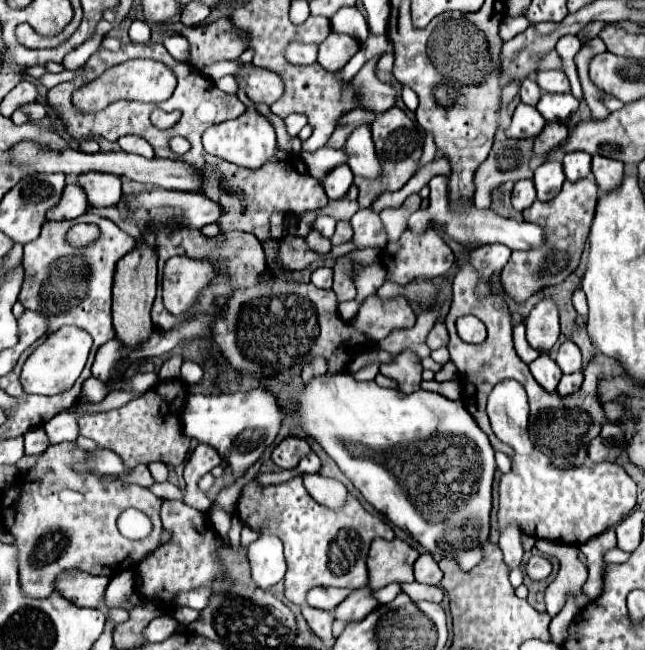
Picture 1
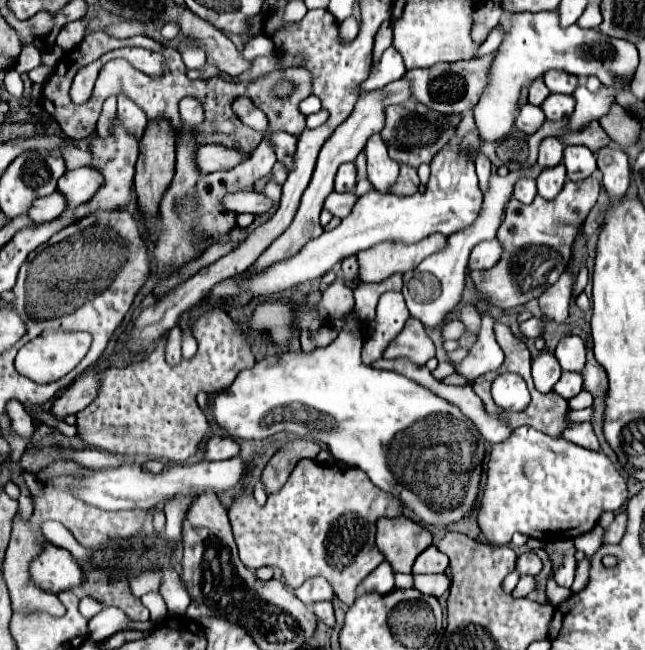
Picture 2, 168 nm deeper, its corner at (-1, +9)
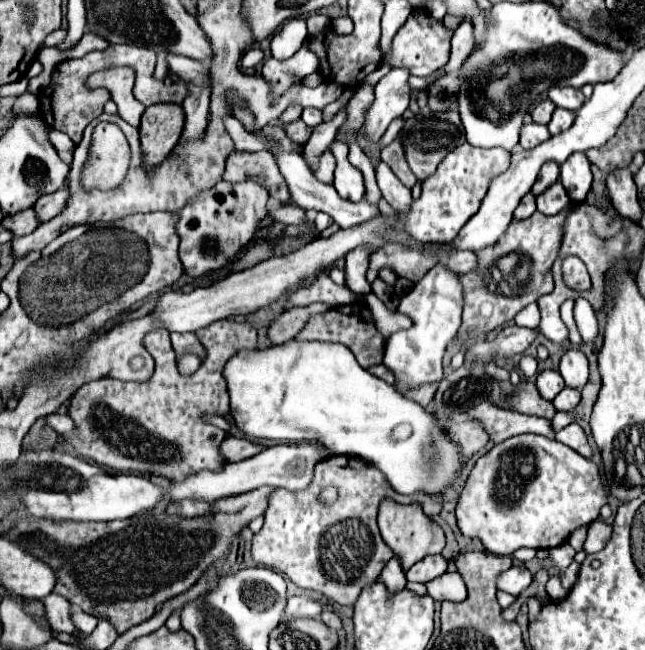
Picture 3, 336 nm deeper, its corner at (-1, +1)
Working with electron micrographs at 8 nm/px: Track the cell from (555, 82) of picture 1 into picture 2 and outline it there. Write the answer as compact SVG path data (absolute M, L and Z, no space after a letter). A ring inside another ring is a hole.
M548 70L544 74L544 82L550 92L558 92L558 94L572 94L574 88L578 86L578 78L564 70Z

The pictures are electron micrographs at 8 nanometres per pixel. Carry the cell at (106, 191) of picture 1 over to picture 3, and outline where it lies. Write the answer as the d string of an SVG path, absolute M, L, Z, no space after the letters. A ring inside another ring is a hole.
M66 188L52 194L42 194L32 206L38 216L38 222L48 222L50 218L54 218L66 206L66 194Z

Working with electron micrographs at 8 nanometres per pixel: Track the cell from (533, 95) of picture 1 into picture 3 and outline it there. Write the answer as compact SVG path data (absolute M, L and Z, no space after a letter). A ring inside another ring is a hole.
M550 100L540 102L540 104L532 110L532 118L534 118L534 122L536 122L536 124L548 124L550 118L552 118L554 108L556 108L556 106L554 106Z

